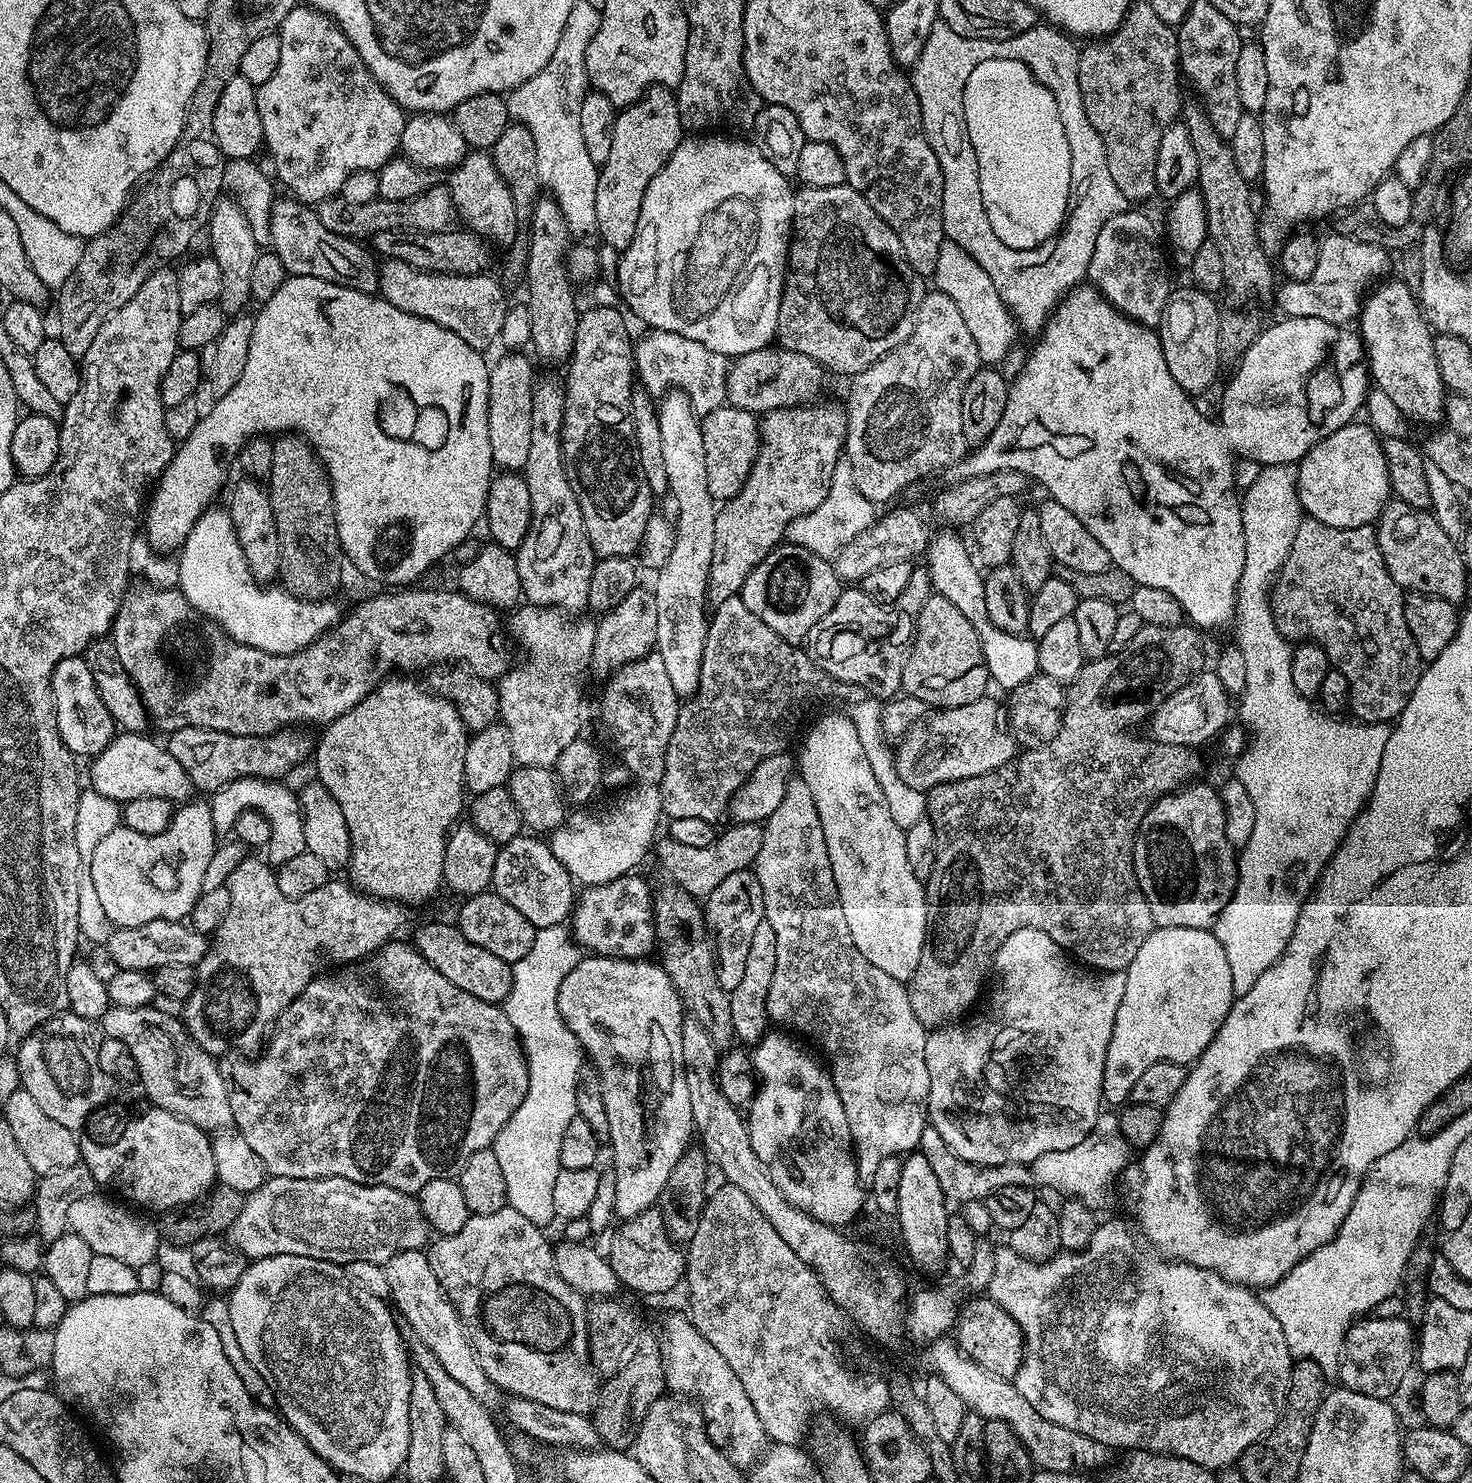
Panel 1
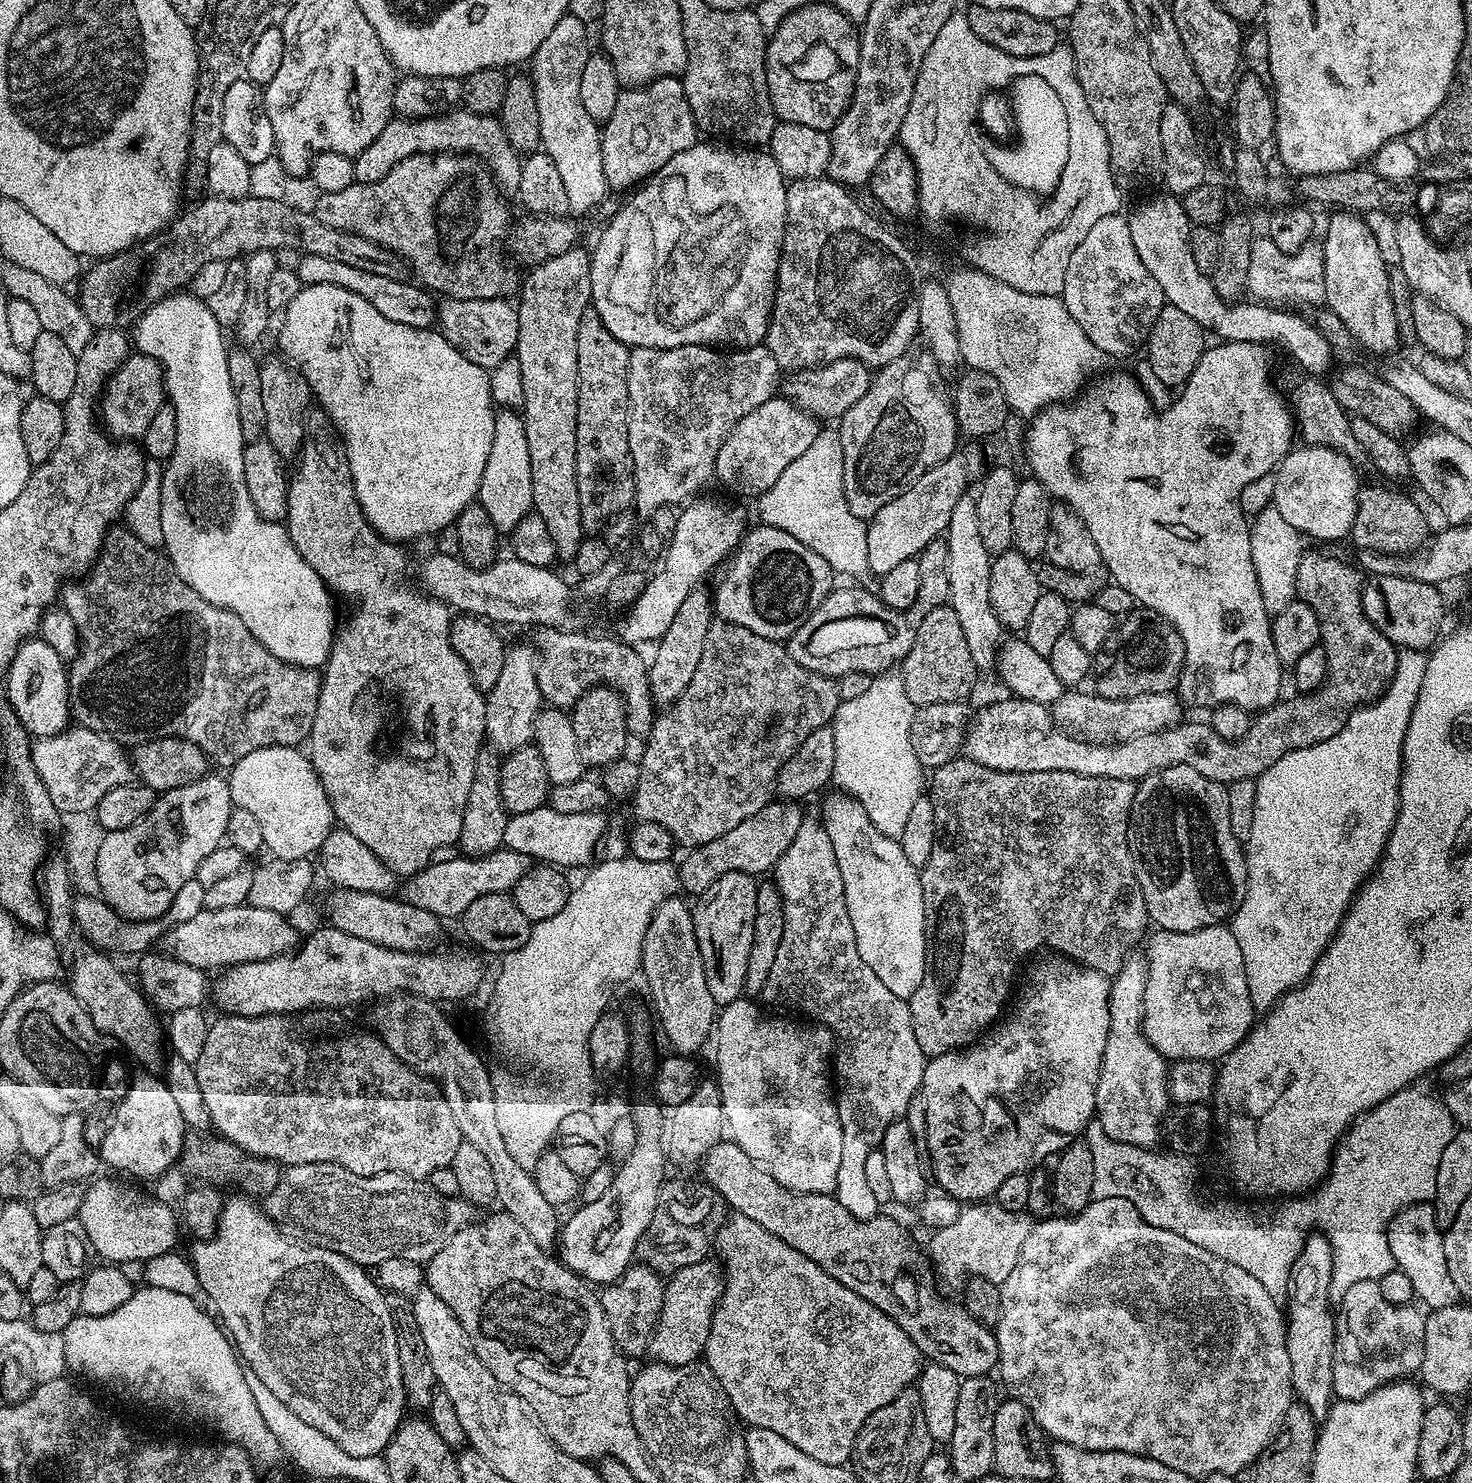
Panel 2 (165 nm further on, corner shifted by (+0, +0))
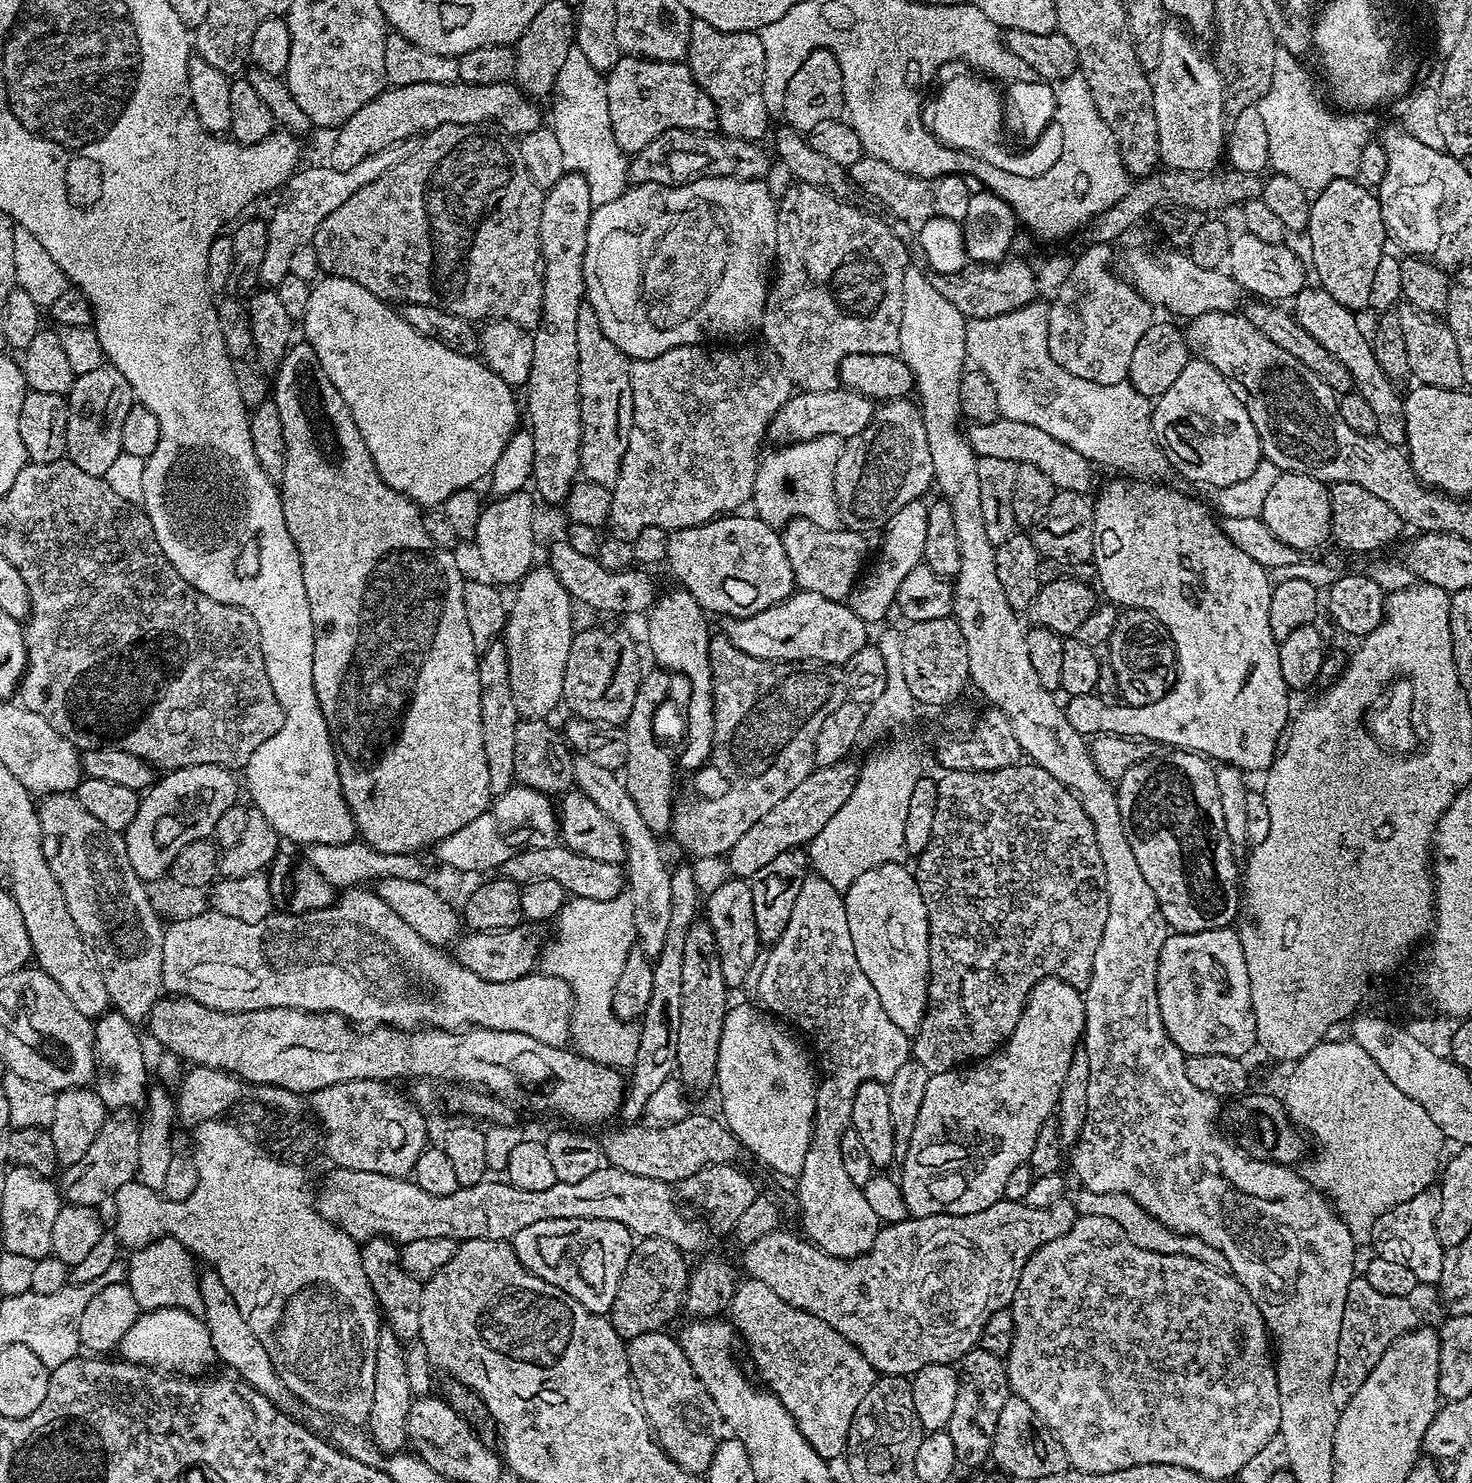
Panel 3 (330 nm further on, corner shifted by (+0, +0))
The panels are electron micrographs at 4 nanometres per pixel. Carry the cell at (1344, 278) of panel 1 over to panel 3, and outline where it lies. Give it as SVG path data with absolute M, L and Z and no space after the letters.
M1241 231L1233 235L1230 242L1226 271L1249 297L1265 302L1291 301L1306 286L1306 264L1305 261L1303 264L1288 247L1287 243L1262 242L1262 238L1254 238L1254 234Z

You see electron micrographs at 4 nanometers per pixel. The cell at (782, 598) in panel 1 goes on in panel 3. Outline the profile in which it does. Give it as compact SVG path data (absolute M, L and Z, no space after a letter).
M725 514L693 528L669 531L666 561L667 567L672 567L672 572L676 575L675 583L687 590L704 607L705 612L717 612L720 618L737 620L753 616L762 610L770 610L770 606L781 604L796 588L794 570L790 566L790 558L786 558L786 548L780 541L780 532L755 514L740 515L744 514Z

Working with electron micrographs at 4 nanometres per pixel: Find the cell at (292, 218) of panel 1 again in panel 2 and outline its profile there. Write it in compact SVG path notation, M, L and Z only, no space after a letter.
M301 255L296 273L301 285L342 286L346 290L350 290L350 294L358 294L358 298L366 298L366 302L370 302L370 306L374 306L374 310L378 310L378 314L390 318L390 322L398 322L402 326L414 326L415 328L432 328L437 323L437 297L411 279L386 278L382 274L370 274L370 270L358 270L354 266L346 266L346 262L334 262L330 258L305 255Z

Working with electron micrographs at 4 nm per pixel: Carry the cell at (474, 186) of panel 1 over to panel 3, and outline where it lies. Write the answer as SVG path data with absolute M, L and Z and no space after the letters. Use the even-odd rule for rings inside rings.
M422 82L414 86L385 87L358 114L340 125L335 133L336 141L328 152L327 163L334 170L351 170L364 158L370 158L395 144L403 144L433 132L438 126L447 124L475 124L491 126L509 138L519 138L541 127L540 108L535 99L527 96L515 83L494 86L473 84L431 84ZM488 124L493 124L488 125ZM496 127L496 128L495 128Z

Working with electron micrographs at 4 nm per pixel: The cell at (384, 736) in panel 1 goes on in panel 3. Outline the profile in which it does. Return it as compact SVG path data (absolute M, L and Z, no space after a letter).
M306 342L293 343L284 357L288 359L288 372L292 372L292 376L296 376L296 384L300 384L300 380L304 380L304 384L312 384L312 392L316 392L316 384L320 384L320 400L316 400L316 404L279 404L278 406L278 418L284 416L282 421L282 438L286 438L286 470L278 482L278 487L280 490L280 501L282 502L282 514L286 518L286 530L290 530L290 538L298 550L298 558L302 566L302 582L306 586L306 602L310 602L310 622L314 626L314 670L312 671L314 674L314 694L318 698L318 706L322 712L322 718L326 720L328 737L332 739L332 749L336 755L342 794L346 798L348 809L356 823L359 839L374 850L384 852L387 855L416 854L420 852L419 848L429 847L428 849L431 849L439 844L440 841L450 838L450 834L462 830L462 826L466 826L469 822L474 822L474 818L478 818L478 814L482 814L494 799L490 790L490 770L486 770L486 750L482 750L482 714L480 713L480 687L478 686L478 666L480 661L478 659L478 649L474 646L474 638L470 635L470 626L466 623L466 602L464 601L466 576L460 573L460 568L456 565L454 558L456 556L451 551L439 549L430 540L429 535L426 534L422 512L418 505L409 496L403 496L402 493L390 486L386 486L386 482L378 474L378 470L374 466L374 458L370 458L370 450L366 450L366 442L350 414L350 406L346 406L342 394L338 394L338 390L334 390L334 382L330 382L330 378L326 378L326 374L321 372L319 367L313 363L316 355L312 347Z

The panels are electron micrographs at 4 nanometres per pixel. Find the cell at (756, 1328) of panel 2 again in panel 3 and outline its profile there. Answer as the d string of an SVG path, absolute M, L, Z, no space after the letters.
M751 1278L745 1281L745 1284L744 1281L737 1283L736 1293L732 1295L730 1323L736 1329L743 1347L744 1344L748 1347L748 1356L760 1375L759 1383L777 1396L798 1426L802 1438L810 1442L810 1446L823 1460L835 1462L839 1456L841 1459L848 1451L848 1435L854 1410L858 1410L858 1402L866 1398L870 1386L874 1386L878 1378L876 1368L870 1366L861 1352L842 1339L830 1325L822 1322L822 1318L782 1302L782 1298L778 1298L778 1294L774 1294L766 1282Z

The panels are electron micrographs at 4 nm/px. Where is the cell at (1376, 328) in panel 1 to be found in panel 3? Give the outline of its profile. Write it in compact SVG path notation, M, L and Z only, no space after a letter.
M1355 178L1335 180L1315 193L1311 205L1306 237L1312 251L1310 268L1320 279L1317 280L1319 287L1325 288L1334 302L1342 302L1342 306L1353 310L1367 309L1378 258L1386 254L1379 195L1371 188L1363 188Z

